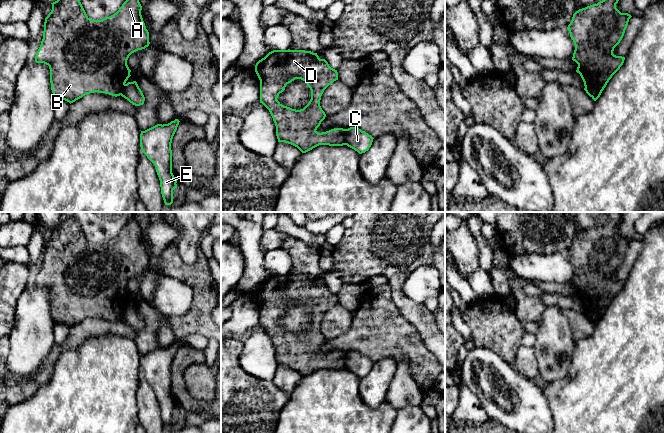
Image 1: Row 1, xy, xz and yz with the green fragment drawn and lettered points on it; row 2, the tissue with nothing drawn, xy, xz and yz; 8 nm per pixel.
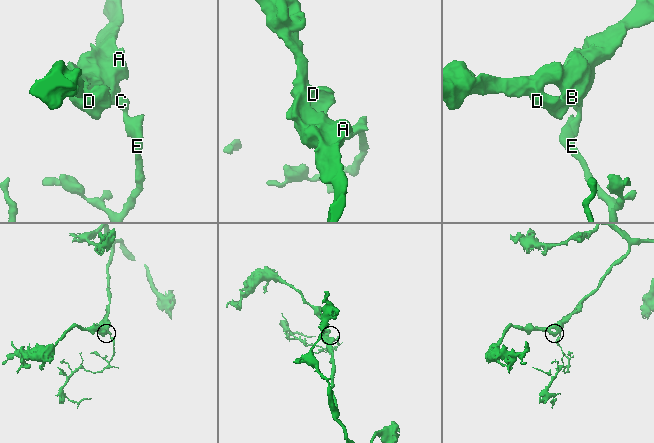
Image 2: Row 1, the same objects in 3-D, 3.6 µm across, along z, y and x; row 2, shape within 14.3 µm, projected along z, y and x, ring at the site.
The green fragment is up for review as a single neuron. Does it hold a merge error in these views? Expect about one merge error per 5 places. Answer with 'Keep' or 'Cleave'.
Cleave

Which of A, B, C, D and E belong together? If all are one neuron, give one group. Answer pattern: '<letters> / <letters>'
A B D / C E

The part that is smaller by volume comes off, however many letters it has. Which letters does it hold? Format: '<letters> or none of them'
C, E

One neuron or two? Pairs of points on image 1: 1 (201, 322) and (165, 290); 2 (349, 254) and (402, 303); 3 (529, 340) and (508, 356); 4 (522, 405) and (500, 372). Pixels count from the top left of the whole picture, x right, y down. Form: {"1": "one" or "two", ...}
{"1": "two", "2": "one", "3": "two", "4": "one"}

